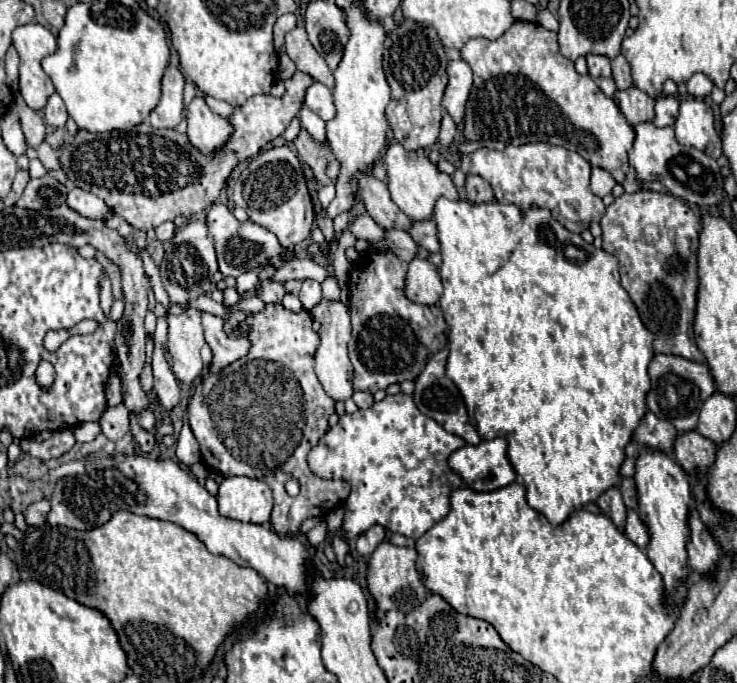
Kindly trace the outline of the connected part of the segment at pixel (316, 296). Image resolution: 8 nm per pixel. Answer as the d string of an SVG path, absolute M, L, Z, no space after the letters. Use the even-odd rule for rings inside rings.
M304 280L302 290L300 290L300 302L306 310L312 310L312 306L316 306L322 300L322 288L316 280Z

